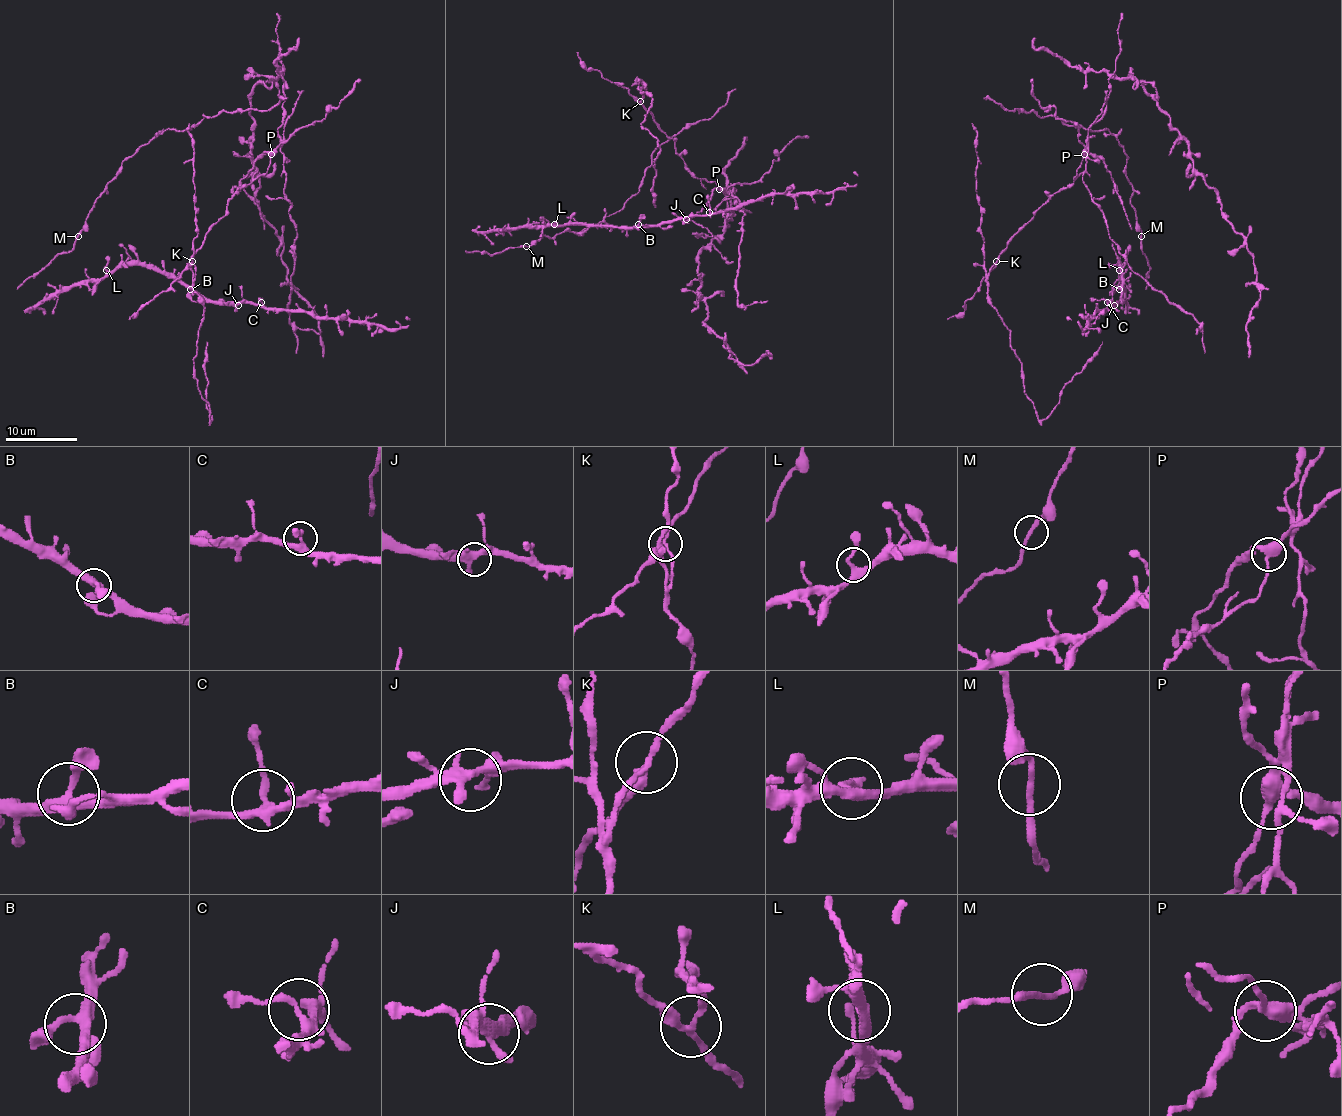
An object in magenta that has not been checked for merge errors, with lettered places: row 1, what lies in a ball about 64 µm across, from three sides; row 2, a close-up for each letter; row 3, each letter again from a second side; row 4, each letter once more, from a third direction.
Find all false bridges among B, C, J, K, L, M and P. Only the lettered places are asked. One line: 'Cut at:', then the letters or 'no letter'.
Cut at: K, P

